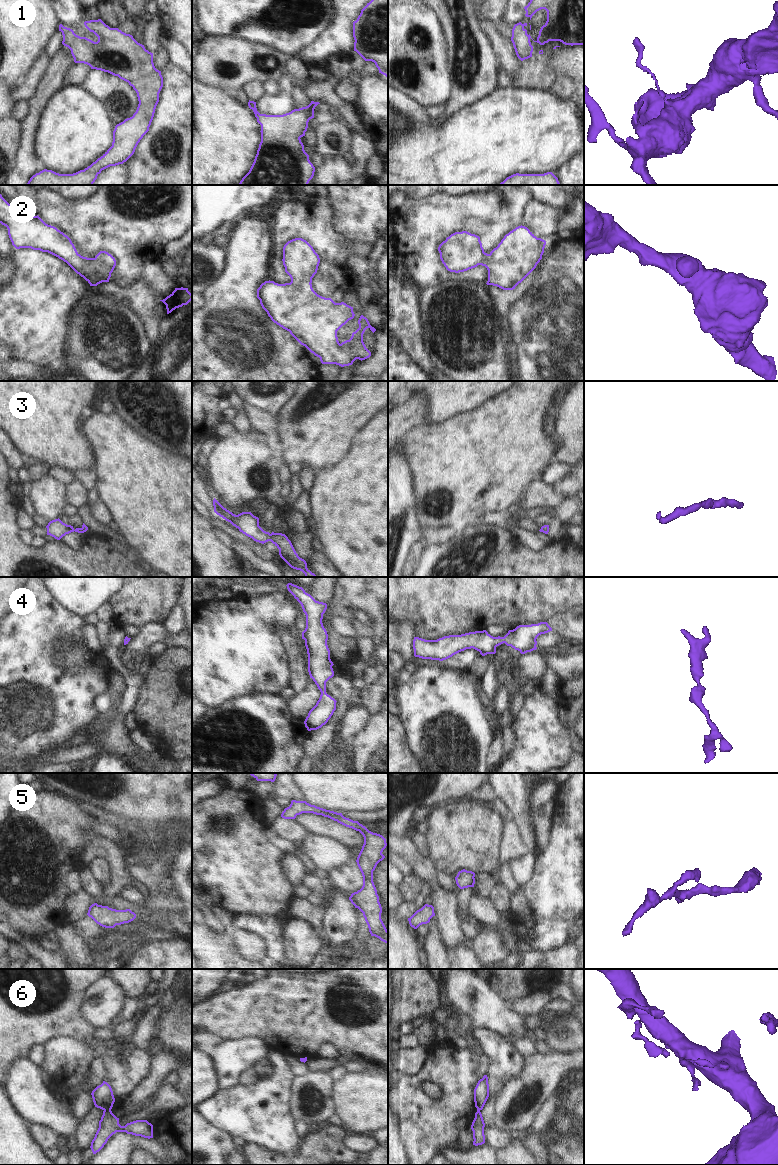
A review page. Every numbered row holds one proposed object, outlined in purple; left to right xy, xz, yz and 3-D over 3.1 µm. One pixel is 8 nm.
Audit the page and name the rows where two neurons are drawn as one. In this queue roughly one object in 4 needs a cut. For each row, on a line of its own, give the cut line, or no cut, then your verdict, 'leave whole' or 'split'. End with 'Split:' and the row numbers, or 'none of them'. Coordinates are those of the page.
1: no cut; leave whole
2: no cut; leave whole
3: no cut; leave whole
4: no cut; leave whole
5: no cut; leave whole
6: cut in xy along (104, 1109), (110, 1110); split
Split: 6

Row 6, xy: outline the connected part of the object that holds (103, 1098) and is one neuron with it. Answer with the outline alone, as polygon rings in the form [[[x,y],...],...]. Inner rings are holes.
[[[103,1081],[91,1093],[95,1107],[102,1110],[111,1110],[115,1102],[111,1086]]]

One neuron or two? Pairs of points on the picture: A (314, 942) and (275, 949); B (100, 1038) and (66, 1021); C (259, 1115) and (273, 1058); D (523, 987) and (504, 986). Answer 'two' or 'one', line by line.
A: two
B: two
C: one
D: one

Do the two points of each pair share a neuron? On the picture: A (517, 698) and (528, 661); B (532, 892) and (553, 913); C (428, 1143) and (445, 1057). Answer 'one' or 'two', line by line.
A: one
B: one
C: one

